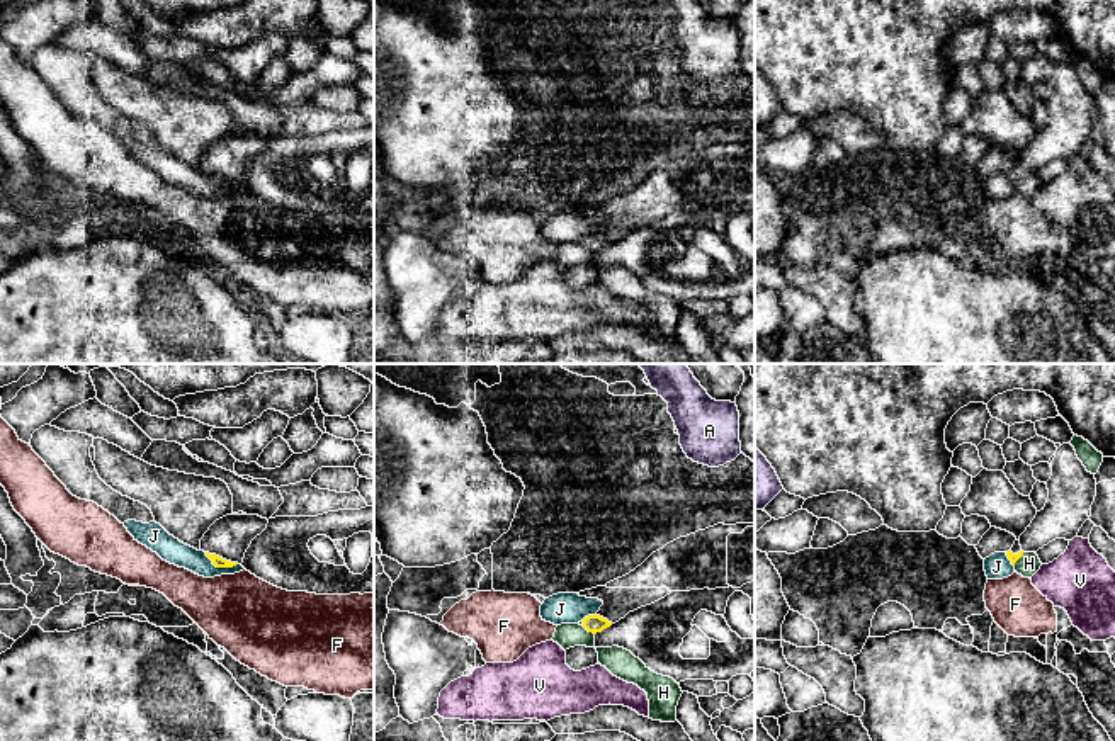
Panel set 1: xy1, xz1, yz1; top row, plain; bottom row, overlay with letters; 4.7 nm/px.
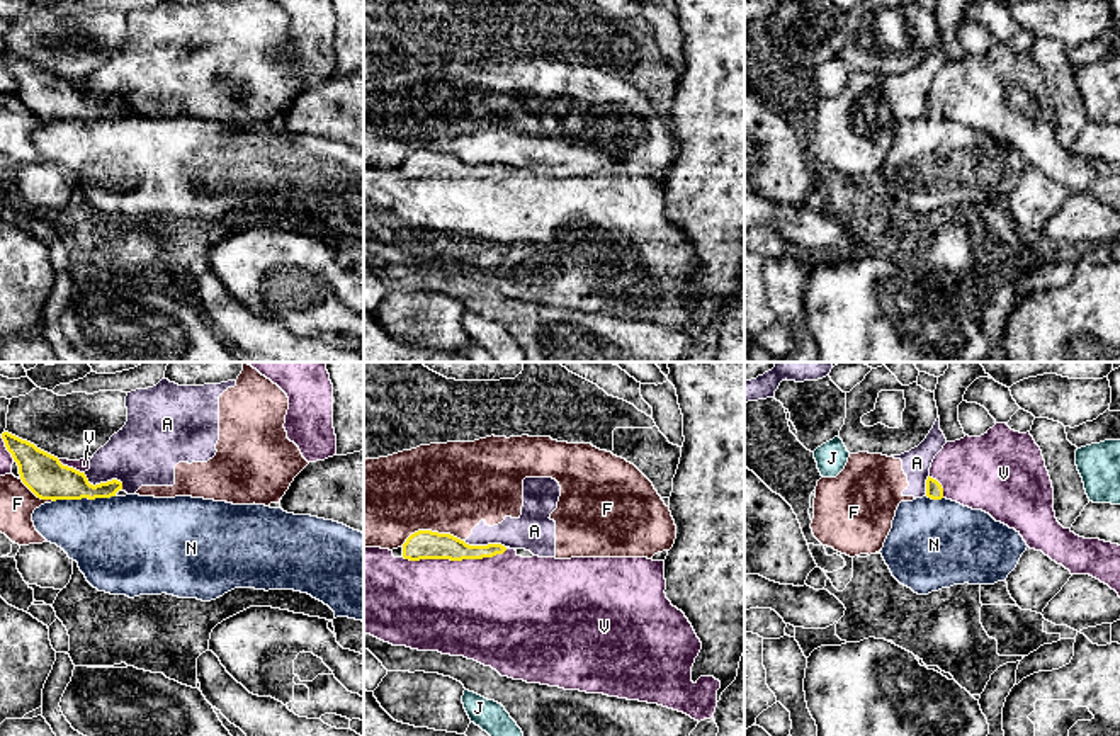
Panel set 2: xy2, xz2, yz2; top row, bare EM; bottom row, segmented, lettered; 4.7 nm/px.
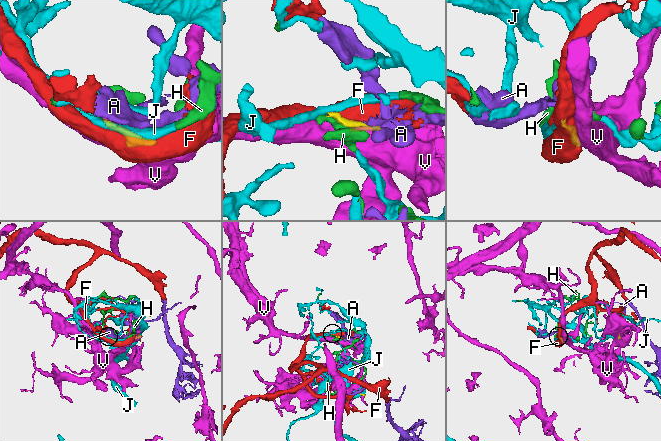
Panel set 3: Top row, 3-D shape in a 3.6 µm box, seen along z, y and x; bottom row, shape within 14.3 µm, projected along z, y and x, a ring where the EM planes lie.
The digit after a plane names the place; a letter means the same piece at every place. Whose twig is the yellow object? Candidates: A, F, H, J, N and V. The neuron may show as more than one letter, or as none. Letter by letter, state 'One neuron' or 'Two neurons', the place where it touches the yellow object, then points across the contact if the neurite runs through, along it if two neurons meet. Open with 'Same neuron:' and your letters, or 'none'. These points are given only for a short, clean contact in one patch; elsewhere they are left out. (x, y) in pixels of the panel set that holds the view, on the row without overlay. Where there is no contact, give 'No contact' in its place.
Same neuron: none
A: Two neurons. Touches yellow at xy2 (104, 102). Boundary: xy2 (84, 92), (94, 104), (118, 99), (123, 107)
F: Two neurons. Touches yellow at xz2 (430, 150)
H: Two neurons. Touches yellow at xz1 (588, 250). Boundary: xz1 (582, 245), (594, 254)
J: Two neurons. Touches yellow at xy1 (220, 186). Boundary: xy1 (204, 172), (216, 186), (237, 184)
N: Two neurons. Touches yellow at xy2 (84, 116). Boundary: xy2 (114, 114), (101, 118), (56, 118), (53, 121)
V: Two neurons. Touches yellow at xz2 (454, 179)

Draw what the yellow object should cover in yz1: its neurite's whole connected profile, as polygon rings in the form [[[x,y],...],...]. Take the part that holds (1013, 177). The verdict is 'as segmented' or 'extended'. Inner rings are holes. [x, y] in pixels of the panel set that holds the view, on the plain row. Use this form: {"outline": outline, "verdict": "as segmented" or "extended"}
{"outline": [[[982,88],[972,97],[971,110],[962,119],[960,127],[965,136],[986,136],[991,146],[1016,156],[1013,167],[1006,172],[1015,185],[1023,175],[1018,158],[1037,134],[1030,116],[1020,114],[1003,90]]], "verdict": "extended"}

